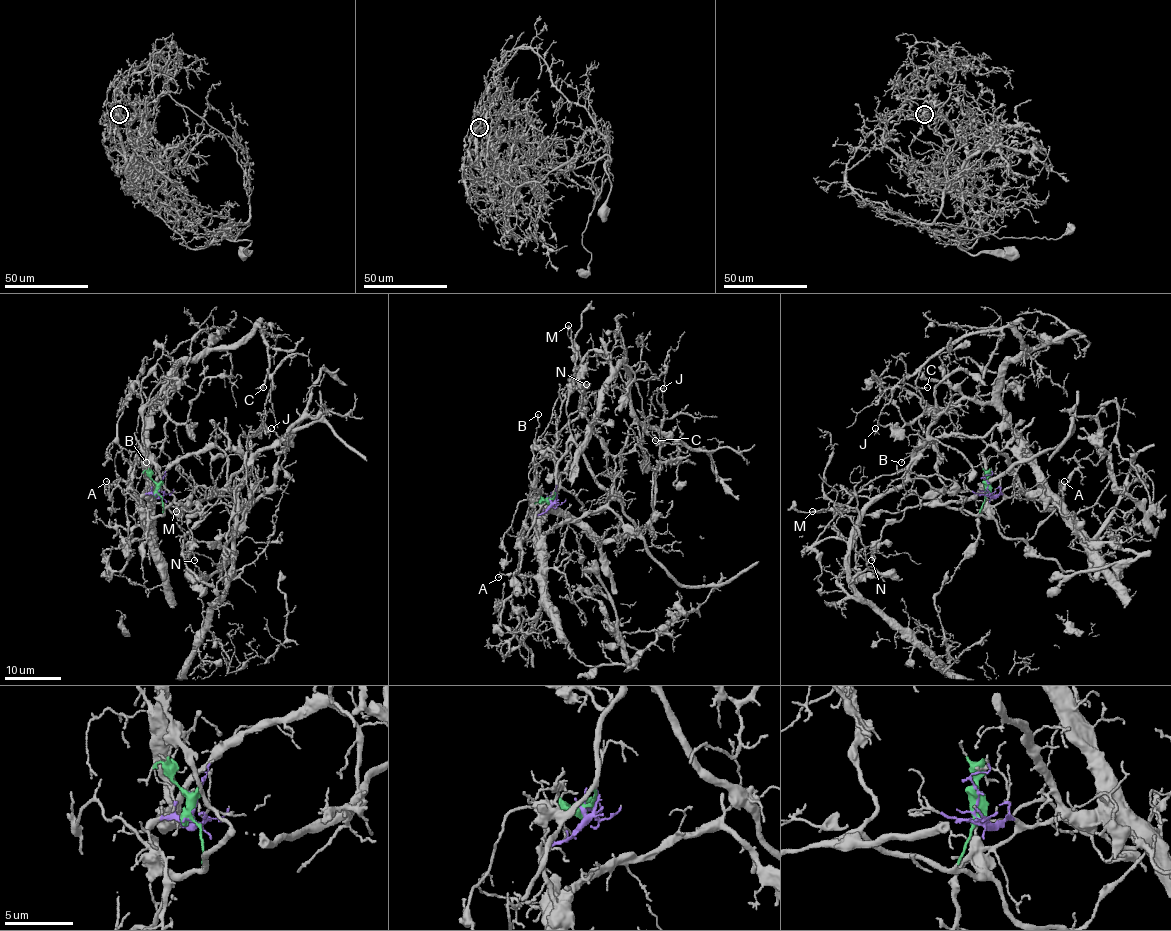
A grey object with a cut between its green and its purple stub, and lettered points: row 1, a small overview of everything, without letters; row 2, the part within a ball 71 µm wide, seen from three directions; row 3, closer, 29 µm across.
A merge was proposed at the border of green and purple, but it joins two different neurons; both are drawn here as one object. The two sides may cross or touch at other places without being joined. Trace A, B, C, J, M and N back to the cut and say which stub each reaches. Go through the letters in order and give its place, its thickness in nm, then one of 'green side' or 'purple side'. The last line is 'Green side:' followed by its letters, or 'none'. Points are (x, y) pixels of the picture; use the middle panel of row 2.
A: place (498, 577); calibre 100 nm; purple side
B: place (538, 414); calibre 110 nm; green side
C: place (655, 440); calibre 120 nm; purple side
J: place (663, 388); calibre 140 nm; purple side
M: place (568, 325); calibre 110 nm; green side
N: place (586, 384); calibre 120 nm; green side
Green side: B, M, N

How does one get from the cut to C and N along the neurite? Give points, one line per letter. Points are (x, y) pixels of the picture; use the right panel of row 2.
C: (987, 490), (1038, 487), (999, 393), (1023, 342), (1006, 327), (965, 332), (921, 368), (916, 385), (927, 388)
N: (987, 490), (977, 514), (952, 510), (937, 501), (909, 507), (903, 518), (883, 528), (872, 561)

